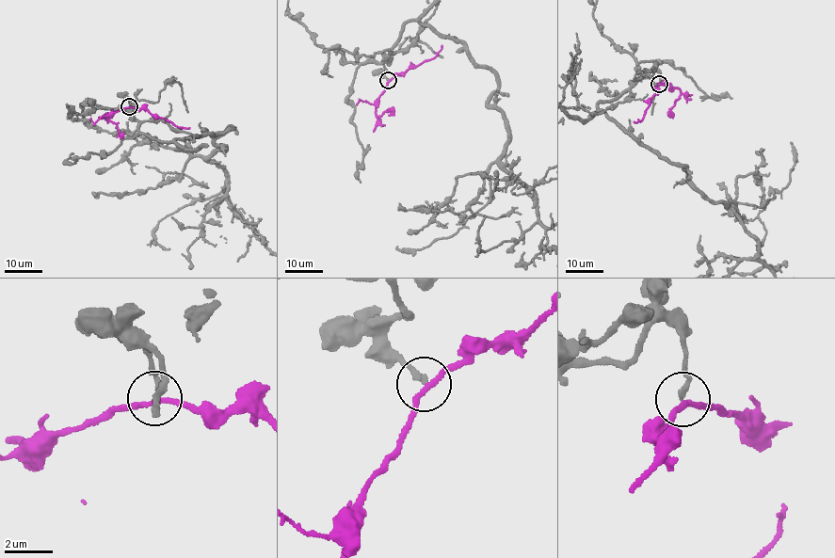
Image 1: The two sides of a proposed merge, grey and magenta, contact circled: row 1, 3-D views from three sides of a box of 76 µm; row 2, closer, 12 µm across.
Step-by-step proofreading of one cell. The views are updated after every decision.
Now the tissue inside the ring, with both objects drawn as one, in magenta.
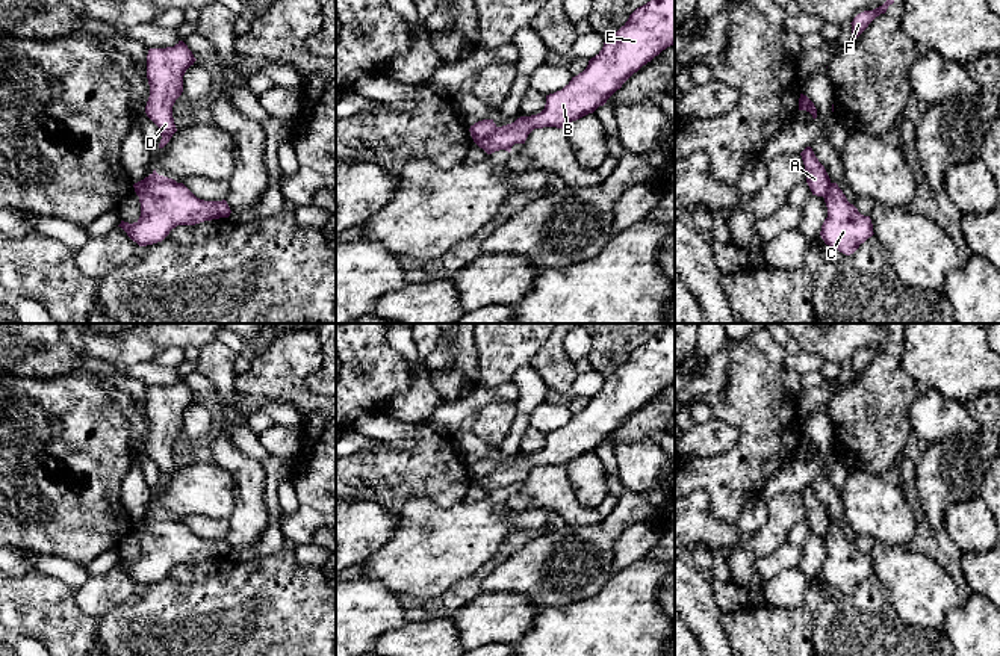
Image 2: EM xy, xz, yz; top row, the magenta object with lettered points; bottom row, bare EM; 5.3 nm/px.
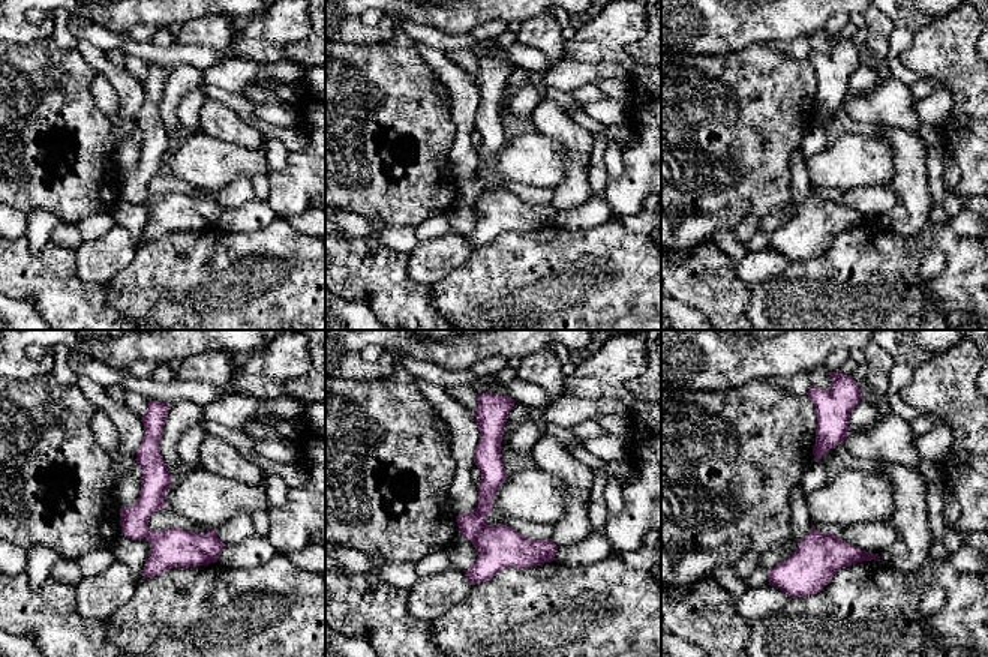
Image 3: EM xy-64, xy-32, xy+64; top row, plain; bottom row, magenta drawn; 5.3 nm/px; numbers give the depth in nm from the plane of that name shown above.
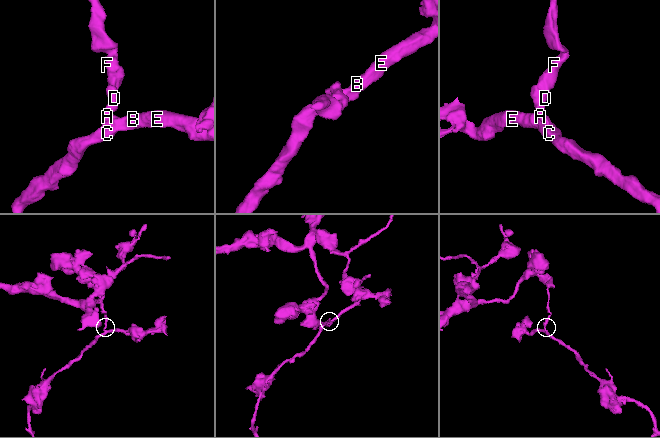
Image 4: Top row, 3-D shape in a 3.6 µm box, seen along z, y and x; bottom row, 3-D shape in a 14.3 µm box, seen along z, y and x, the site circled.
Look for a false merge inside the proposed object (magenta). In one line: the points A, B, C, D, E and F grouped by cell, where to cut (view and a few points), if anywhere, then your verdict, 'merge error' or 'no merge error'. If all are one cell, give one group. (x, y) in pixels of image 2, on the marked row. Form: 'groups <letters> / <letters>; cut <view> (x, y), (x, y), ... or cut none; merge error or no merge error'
groups A D F / B C E; cut xz (496, 127), (489, 135), (474, 141); merge error

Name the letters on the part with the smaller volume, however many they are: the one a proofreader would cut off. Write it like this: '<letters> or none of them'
B, C, E

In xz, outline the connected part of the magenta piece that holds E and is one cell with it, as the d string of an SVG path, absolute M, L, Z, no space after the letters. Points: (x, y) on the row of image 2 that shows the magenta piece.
M651 0L637 8L628 21L604 42L602 50L589 60L582 73L572 77L561 91L546 95L546 104L540 113L520 116L511 124L496 127L490 136L474 142L487 154L499 150L510 153L514 144L525 144L534 128L557 127L564 130L569 122L593 113L599 106L604 106L634 73L673 44L675 0Z

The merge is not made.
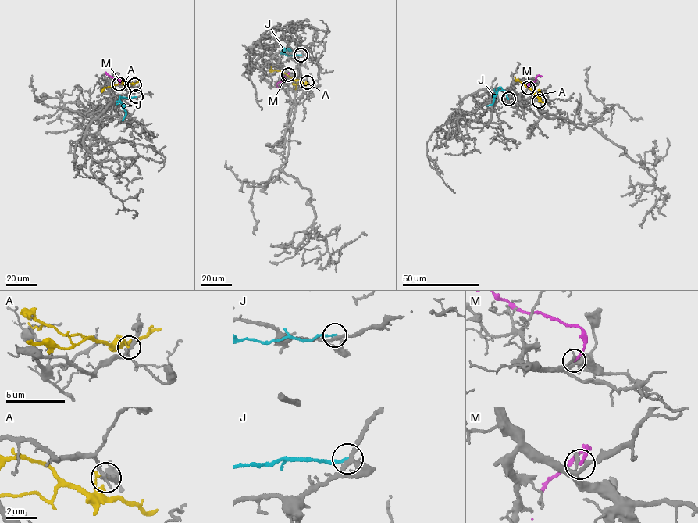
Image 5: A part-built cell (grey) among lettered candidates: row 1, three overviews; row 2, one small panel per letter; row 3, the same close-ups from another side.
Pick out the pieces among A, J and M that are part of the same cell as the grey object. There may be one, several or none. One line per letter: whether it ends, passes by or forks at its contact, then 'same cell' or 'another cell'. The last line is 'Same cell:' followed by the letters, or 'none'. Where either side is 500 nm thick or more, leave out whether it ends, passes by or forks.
A: it ends there; another cell
J: it ends there; another cell
M: it ends there; another cell
Same cell: none

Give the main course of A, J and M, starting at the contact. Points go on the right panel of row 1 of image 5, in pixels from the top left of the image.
A: (539, 101), (531, 90), (515, 77)
J: (508, 98), (500, 87), (493, 103), (486, 105)
M: (528, 87), (537, 75), (542, 76)

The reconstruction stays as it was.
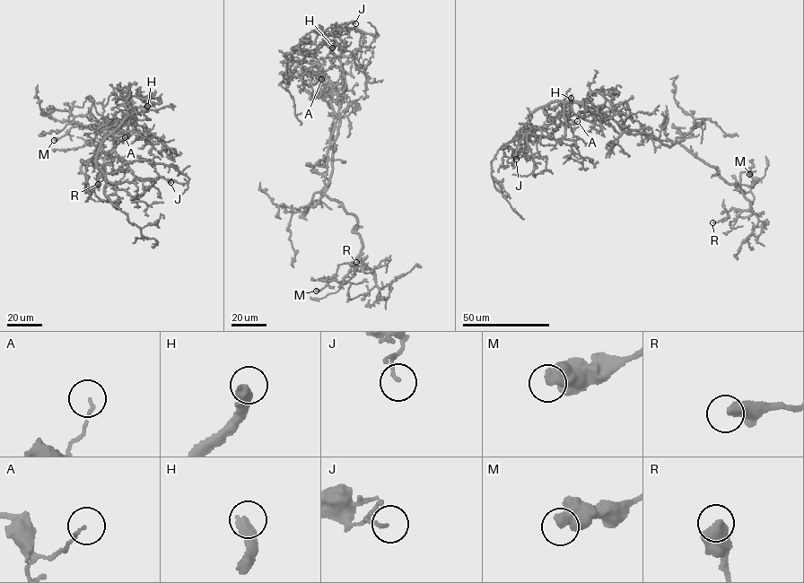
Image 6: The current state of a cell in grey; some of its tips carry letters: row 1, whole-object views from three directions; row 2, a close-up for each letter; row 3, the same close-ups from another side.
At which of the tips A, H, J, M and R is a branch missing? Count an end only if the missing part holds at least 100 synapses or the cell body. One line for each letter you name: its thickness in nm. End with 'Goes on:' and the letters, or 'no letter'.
H: calibre 500 nm
Goes on: H

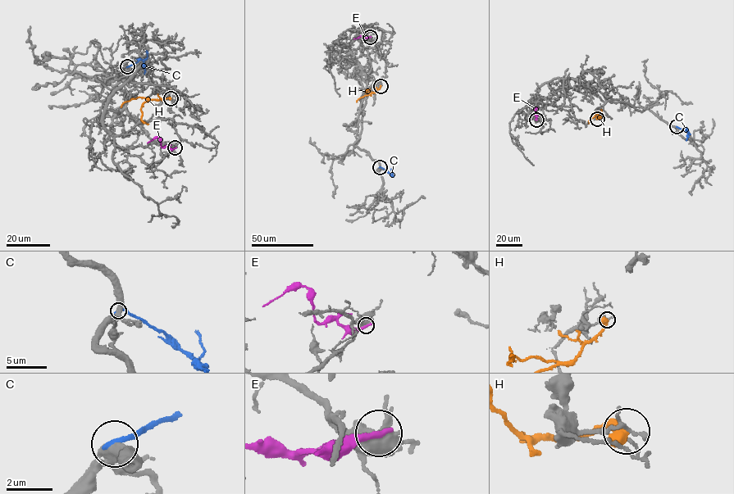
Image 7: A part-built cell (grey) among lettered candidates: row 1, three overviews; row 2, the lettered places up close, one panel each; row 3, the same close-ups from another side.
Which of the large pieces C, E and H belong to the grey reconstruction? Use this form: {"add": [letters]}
{"add": []}

